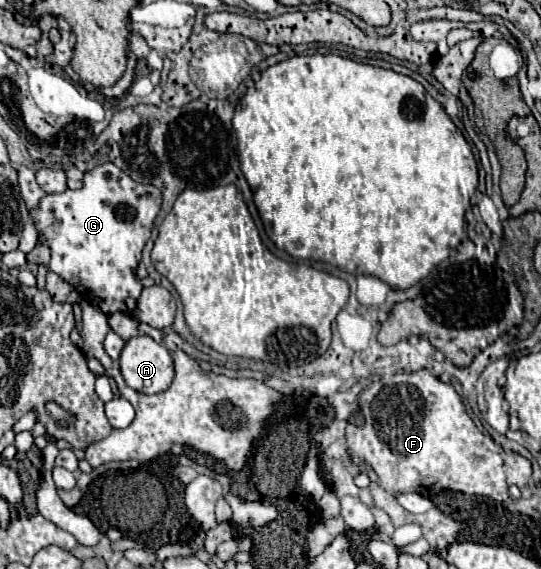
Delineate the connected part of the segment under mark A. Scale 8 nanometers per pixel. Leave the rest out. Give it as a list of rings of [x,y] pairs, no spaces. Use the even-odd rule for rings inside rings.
[[[149,335],[131,337],[125,343],[119,369],[131,389],[149,395],[165,391],[175,377],[169,351]]]

